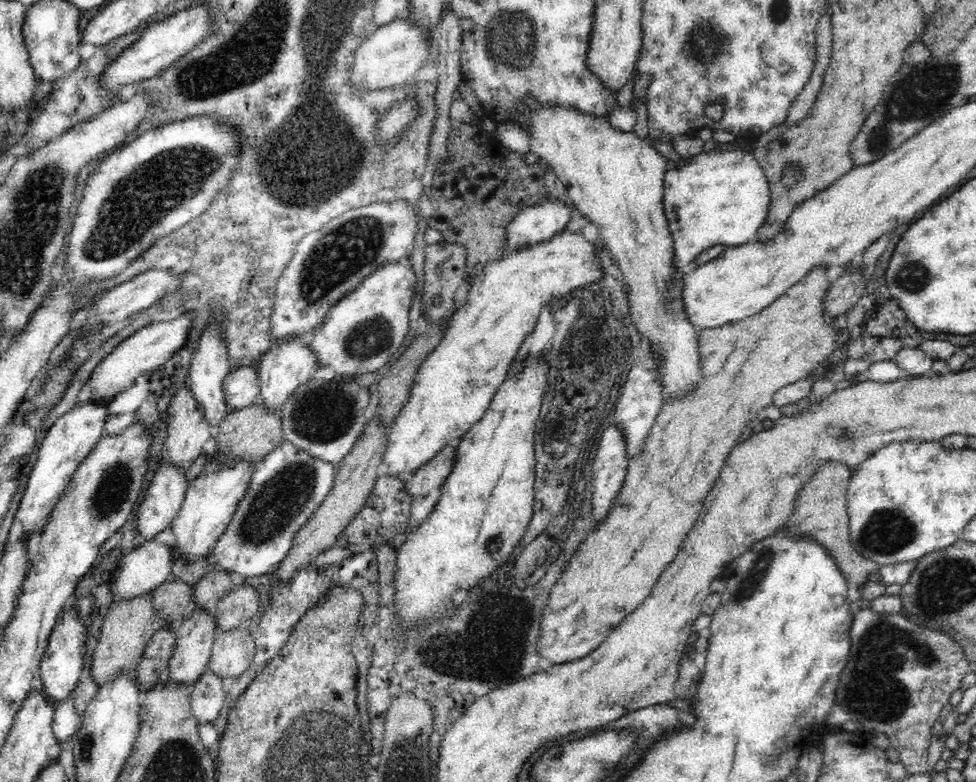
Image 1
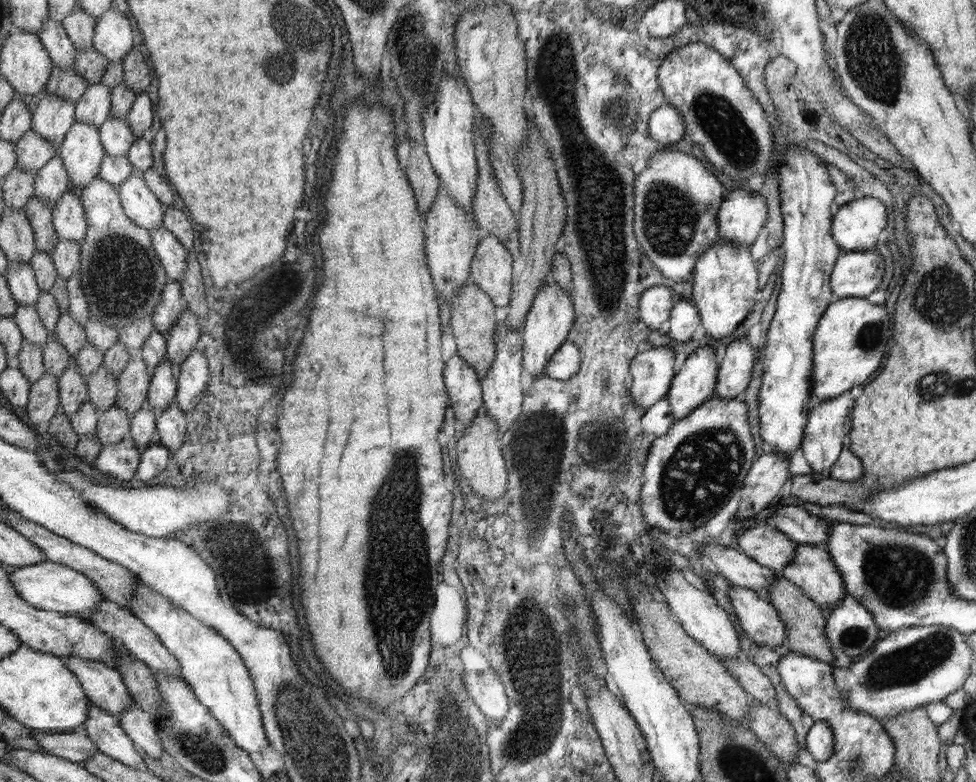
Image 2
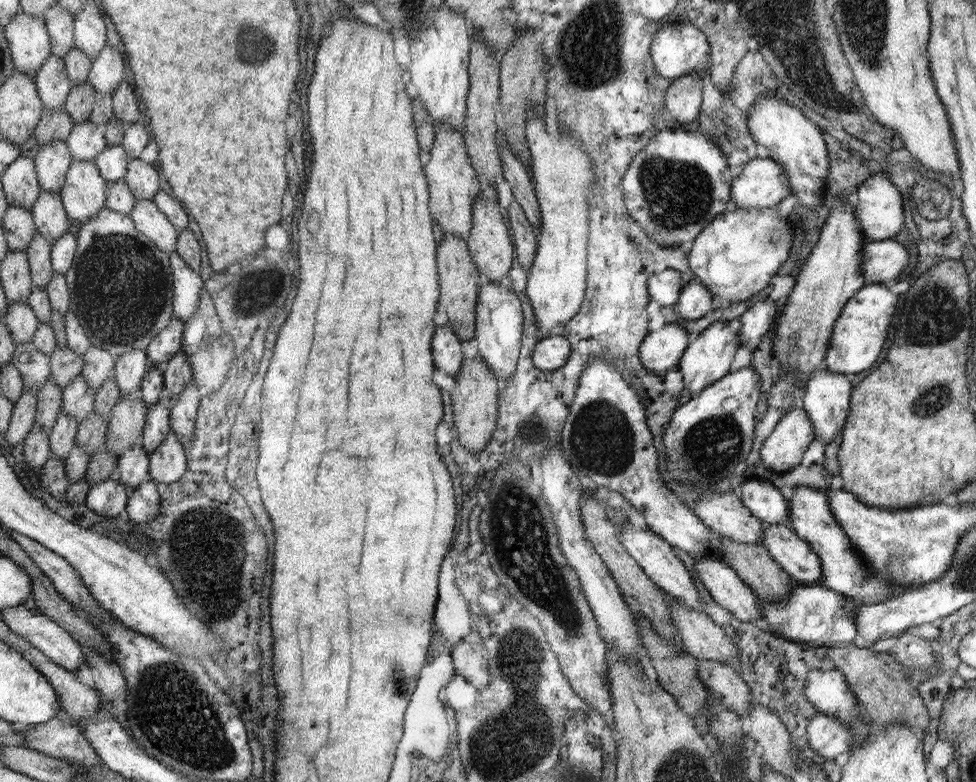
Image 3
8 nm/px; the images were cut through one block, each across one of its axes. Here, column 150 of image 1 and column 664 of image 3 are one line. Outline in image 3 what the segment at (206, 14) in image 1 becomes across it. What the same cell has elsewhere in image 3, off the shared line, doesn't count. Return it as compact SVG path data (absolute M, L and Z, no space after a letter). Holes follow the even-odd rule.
M663 23L652 42L652 57L655 66L663 77L671 81L688 73L705 74L709 72L710 45L708 36L692 24Z

